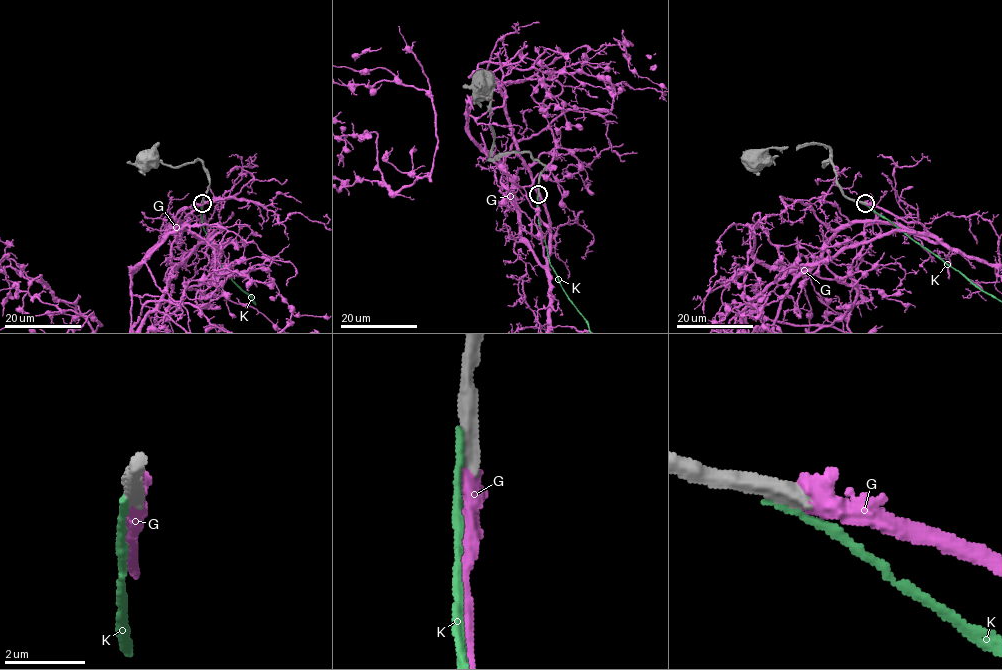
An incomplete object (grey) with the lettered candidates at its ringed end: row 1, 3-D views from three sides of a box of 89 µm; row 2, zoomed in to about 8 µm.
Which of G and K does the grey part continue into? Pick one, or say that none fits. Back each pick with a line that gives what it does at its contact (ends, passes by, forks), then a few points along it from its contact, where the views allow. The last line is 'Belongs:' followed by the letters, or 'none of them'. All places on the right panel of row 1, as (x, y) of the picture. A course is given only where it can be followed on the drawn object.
G: it ends there
Belongs: G

